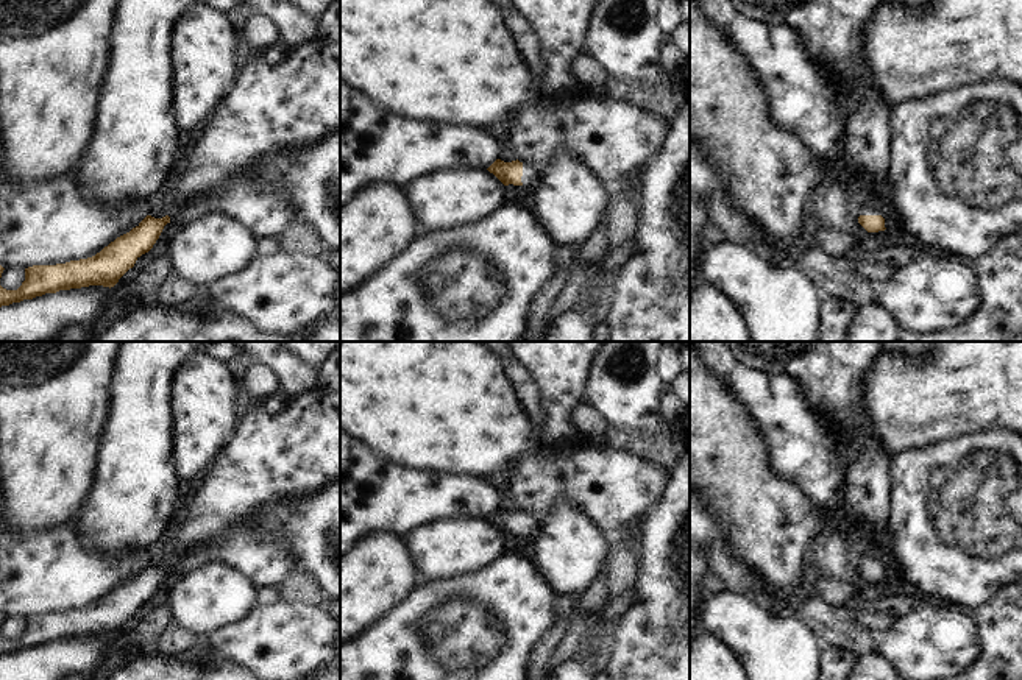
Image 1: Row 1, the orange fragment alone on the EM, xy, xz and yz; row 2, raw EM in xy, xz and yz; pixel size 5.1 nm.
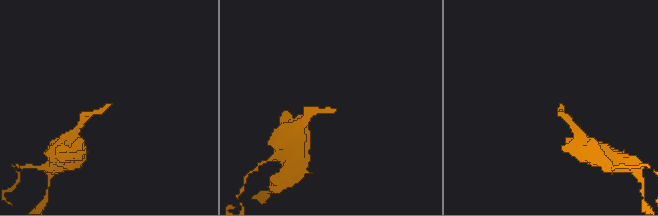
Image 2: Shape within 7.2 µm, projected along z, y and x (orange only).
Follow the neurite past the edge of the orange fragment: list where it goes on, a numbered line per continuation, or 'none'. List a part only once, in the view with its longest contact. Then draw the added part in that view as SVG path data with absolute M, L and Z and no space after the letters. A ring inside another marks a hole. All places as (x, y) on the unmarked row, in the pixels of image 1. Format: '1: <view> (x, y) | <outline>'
1: xz (531, 523) | M523 513L521 532L524 537L532 538L538 527L540 527L538 515Z

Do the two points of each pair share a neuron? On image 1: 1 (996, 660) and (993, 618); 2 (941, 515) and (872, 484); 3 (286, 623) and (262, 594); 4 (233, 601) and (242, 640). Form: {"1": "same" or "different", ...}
{"1": "same", "2": "different", "3": "different", "4": "different"}

